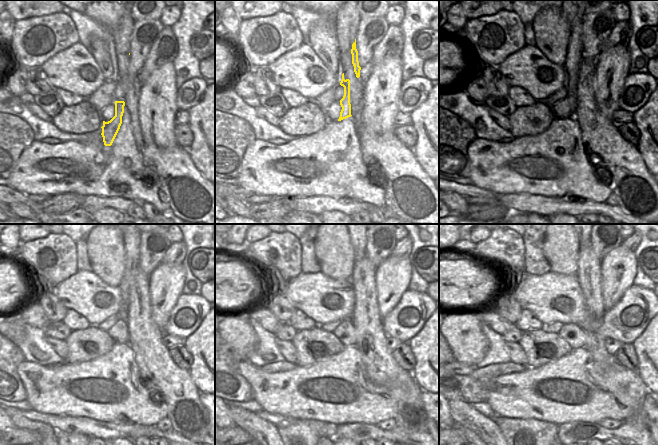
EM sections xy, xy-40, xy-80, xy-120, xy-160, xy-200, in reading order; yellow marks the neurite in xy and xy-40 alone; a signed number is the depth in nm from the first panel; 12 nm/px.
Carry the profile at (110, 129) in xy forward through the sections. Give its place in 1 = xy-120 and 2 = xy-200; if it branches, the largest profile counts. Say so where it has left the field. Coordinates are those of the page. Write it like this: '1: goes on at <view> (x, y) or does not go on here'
1: goes on at xy-120 (131, 244)
2: goes on at xy-200 (582, 244)

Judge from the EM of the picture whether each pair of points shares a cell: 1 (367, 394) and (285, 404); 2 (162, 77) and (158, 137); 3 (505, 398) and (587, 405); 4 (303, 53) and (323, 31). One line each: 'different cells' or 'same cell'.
1: same cell
2: same cell
3: same cell
4: different cells

